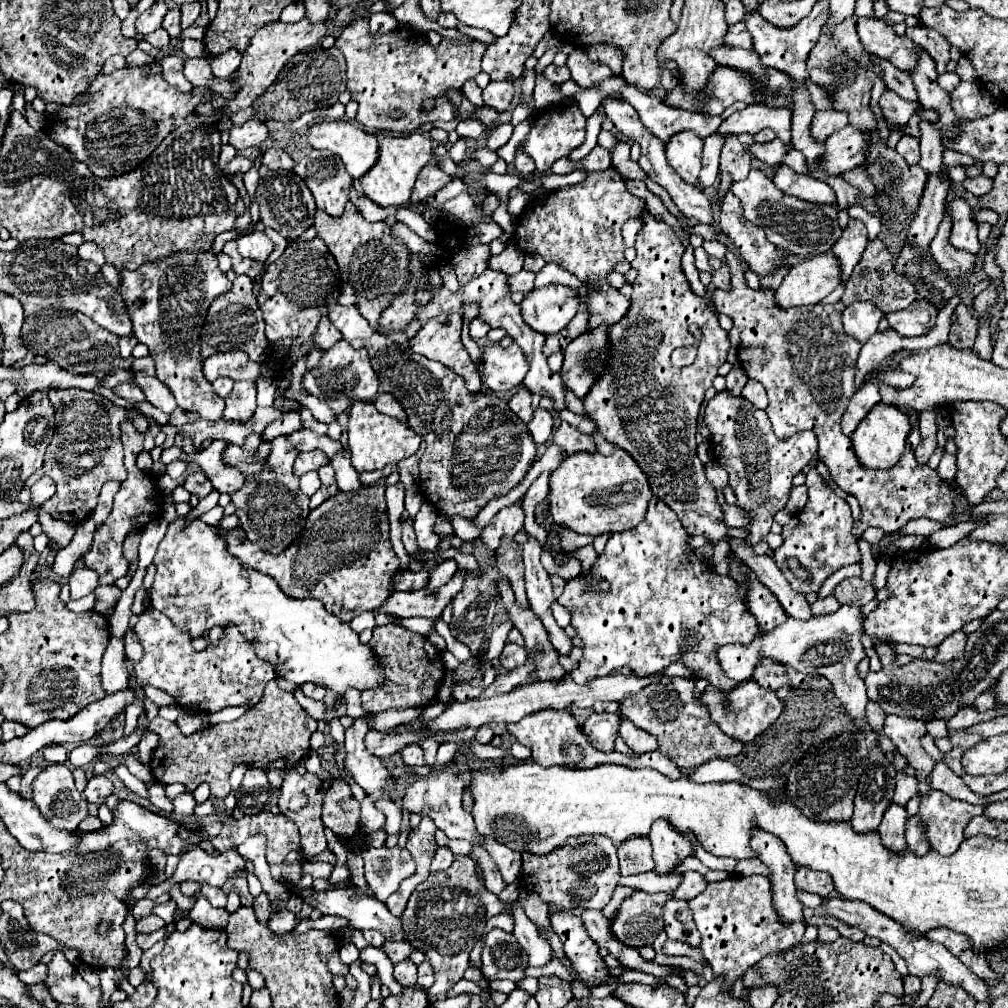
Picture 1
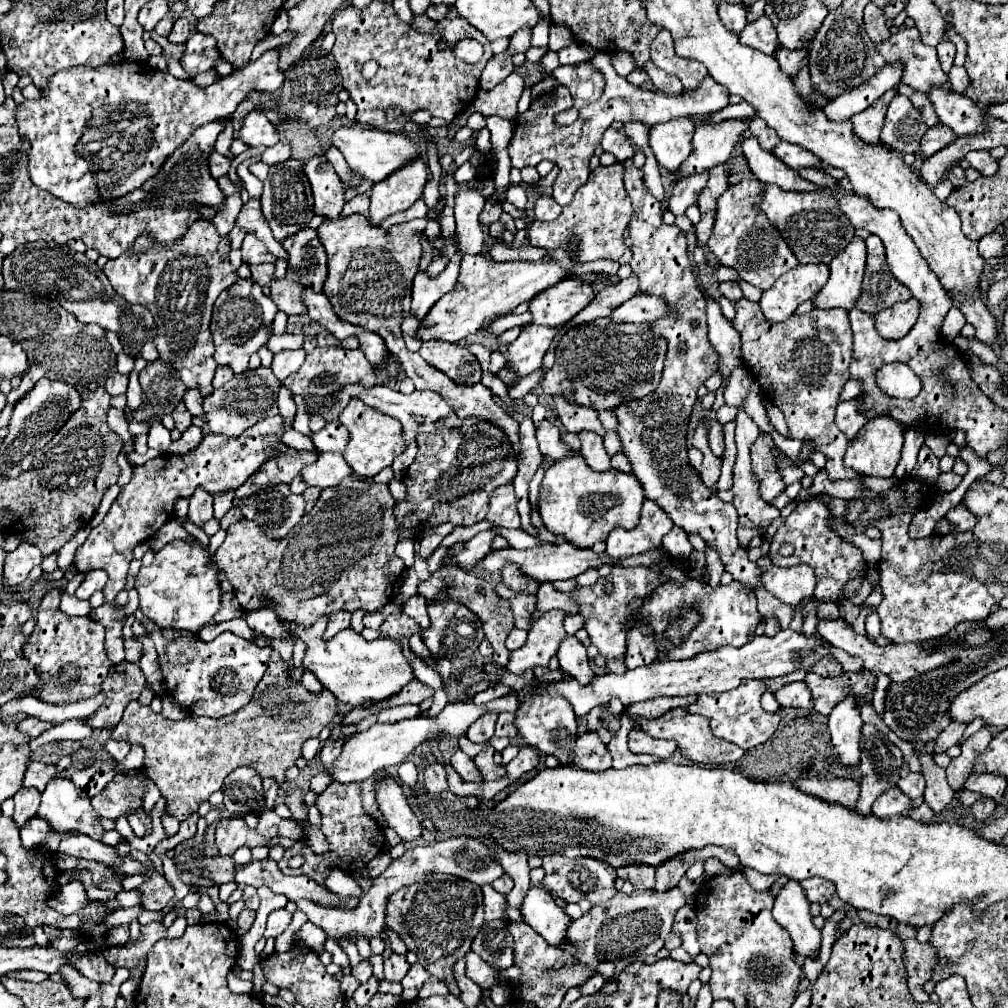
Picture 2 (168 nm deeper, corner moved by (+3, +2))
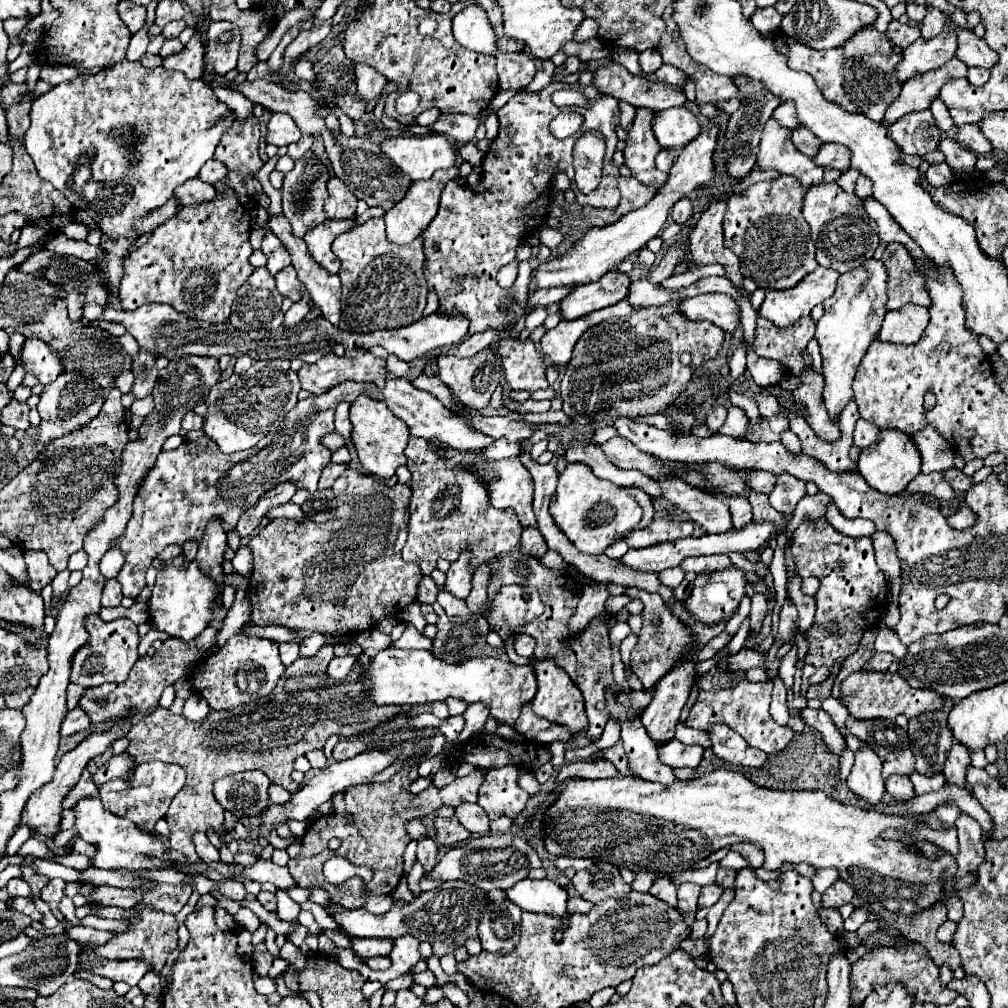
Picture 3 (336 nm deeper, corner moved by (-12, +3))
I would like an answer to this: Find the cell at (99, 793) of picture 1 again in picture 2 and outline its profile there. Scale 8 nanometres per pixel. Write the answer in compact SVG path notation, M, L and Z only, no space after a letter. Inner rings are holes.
M130 770L126 774L116 774L106 788L92 798L92 806L98 812L98 816L106 818L118 818L124 816L128 808L136 810L142 806L142 770Z

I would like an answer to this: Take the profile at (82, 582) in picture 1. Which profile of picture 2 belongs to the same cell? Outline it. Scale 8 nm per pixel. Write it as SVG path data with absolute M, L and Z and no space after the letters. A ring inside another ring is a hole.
M90 570L90 572L86 572L82 584L76 590L76 598L88 600L96 590L104 588L106 580L108 580L108 574L104 570Z

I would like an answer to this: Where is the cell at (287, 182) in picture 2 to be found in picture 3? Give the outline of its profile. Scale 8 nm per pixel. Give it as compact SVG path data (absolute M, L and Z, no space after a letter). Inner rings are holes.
M311 149L285 175L285 183L283 183L283 189L281 189L281 193L283 193L283 215L289 219L295 237L305 237L307 231L311 231L315 225L319 225L327 219L327 213L323 211L323 203L329 197L327 195L327 181L329 181L329 171Z

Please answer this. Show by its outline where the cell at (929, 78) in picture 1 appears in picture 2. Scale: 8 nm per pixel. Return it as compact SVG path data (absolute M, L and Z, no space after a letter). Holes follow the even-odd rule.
M932 86L928 98L944 126L954 130L956 136L962 134L978 134L986 130L986 116L978 112L972 100L956 94L952 90L944 90L940 86Z

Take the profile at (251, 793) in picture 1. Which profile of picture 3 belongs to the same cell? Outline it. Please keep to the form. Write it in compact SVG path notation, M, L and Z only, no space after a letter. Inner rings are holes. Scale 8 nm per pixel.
M245 771L215 781L213 793L221 807L237 819L255 817L269 805L269 783L261 771Z

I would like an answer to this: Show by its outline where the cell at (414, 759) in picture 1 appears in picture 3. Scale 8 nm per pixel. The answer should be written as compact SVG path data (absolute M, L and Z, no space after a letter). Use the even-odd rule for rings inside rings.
M463 803L463 805L459 805L455 809L455 817L459 819L459 823L467 831L479 833L479 835L489 835L489 817L477 803Z

